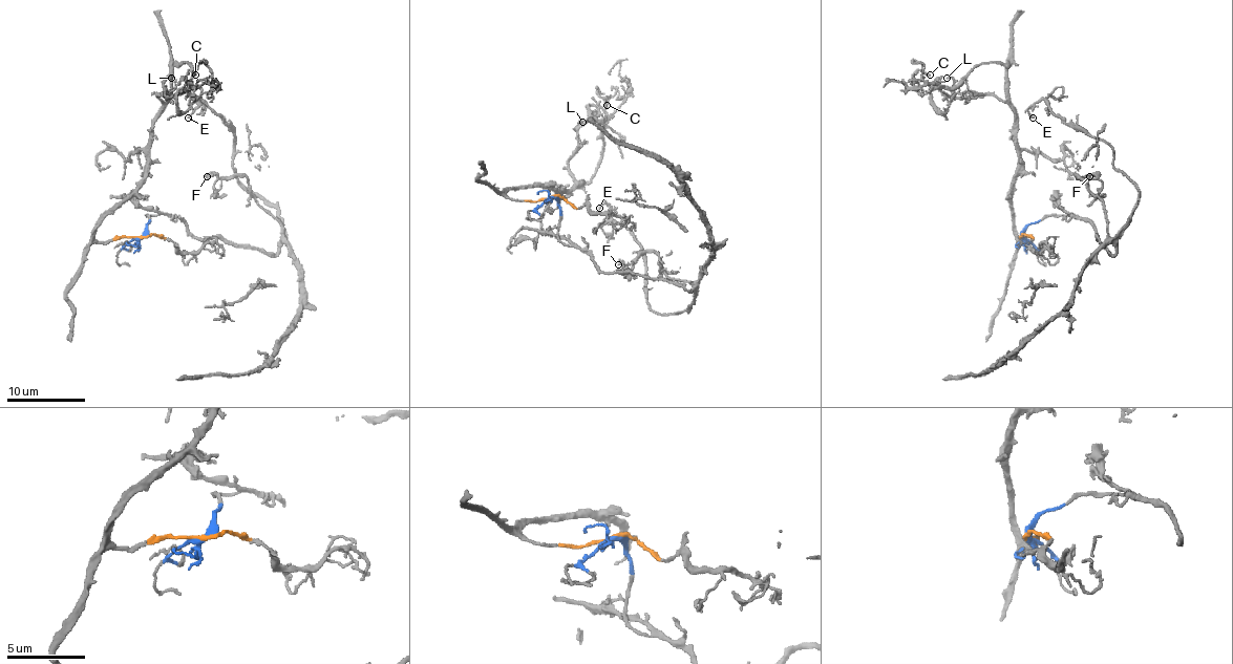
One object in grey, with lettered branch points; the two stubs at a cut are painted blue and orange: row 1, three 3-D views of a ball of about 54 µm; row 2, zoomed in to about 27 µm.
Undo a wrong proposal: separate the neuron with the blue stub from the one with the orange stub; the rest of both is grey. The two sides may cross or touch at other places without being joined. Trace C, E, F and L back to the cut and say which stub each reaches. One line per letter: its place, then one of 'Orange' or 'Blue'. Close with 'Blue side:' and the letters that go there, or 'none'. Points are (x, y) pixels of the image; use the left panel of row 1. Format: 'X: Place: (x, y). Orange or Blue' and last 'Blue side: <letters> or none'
C: Place: (195, 75). Orange
E: Place: (188, 118). Blue
F: Place: (207, 176). Blue
L: Place: (171, 78). Orange
Blue side: E, F

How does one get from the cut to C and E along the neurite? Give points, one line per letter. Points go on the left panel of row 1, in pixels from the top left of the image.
C: (141, 236), (100, 241), (93, 232), (143, 176), (156, 94), (214, 79), (202, 63), (196, 75)
E: (141, 236), (172, 214), (198, 238), (282, 238), (230, 128), (202, 100), (188, 118)

